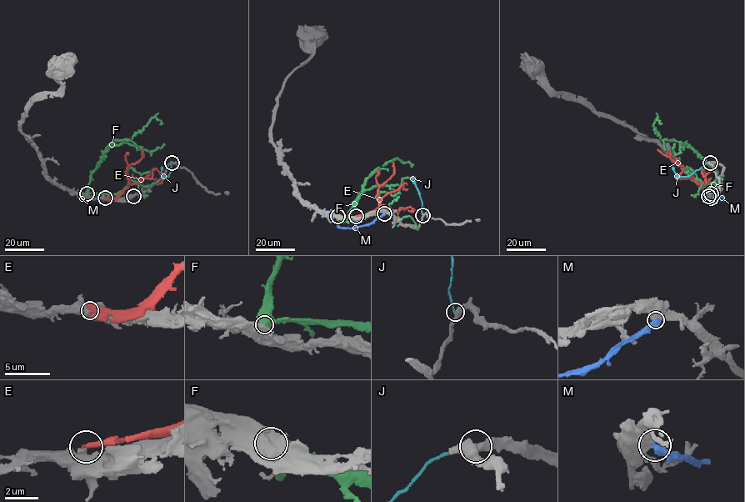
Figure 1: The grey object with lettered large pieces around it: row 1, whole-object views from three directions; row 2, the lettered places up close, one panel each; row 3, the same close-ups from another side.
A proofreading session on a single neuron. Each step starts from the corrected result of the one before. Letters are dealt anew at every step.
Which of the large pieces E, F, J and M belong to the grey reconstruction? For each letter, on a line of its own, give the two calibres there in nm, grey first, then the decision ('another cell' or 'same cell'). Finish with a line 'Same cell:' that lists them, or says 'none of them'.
E: 700/460 nm | another cell
F: 800/800 nm | another cell
J: 440/200 nm | another cell
M: 750/550 nm | another cell
Same cell: none of them

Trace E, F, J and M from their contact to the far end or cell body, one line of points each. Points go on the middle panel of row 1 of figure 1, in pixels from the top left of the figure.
E: (356, 216), (366, 214), (379, 206), (377, 190), (393, 173), (393, 163)
F: (337, 215), (344, 221), (366, 179), (387, 162), (397, 158), (402, 163), (409, 162), (411, 166)
J: (422, 215), (422, 201), (412, 178)
M: (384, 213), (363, 225), (340, 228), (329, 215), (332, 209)

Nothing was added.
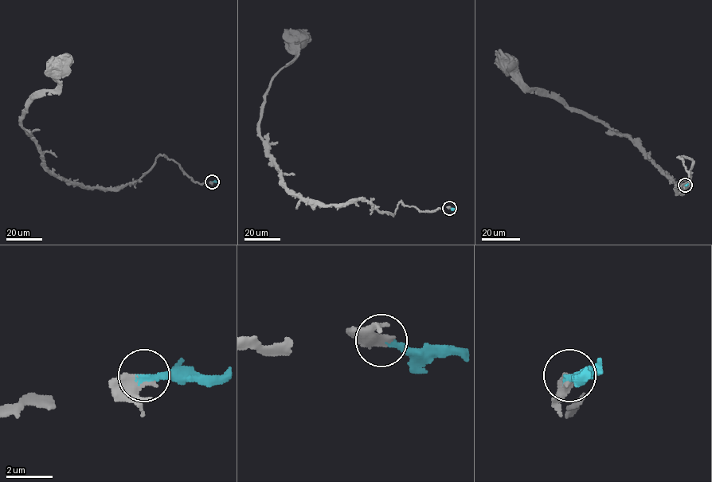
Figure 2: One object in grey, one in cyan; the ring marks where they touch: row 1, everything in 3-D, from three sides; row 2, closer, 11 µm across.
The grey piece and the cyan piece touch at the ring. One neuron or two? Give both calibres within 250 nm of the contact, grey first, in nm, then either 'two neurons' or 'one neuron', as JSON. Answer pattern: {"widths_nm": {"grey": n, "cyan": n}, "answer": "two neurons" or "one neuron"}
{"widths_nm": {"grey": 550, "cyan": 360}, "answer": "one neuron"}

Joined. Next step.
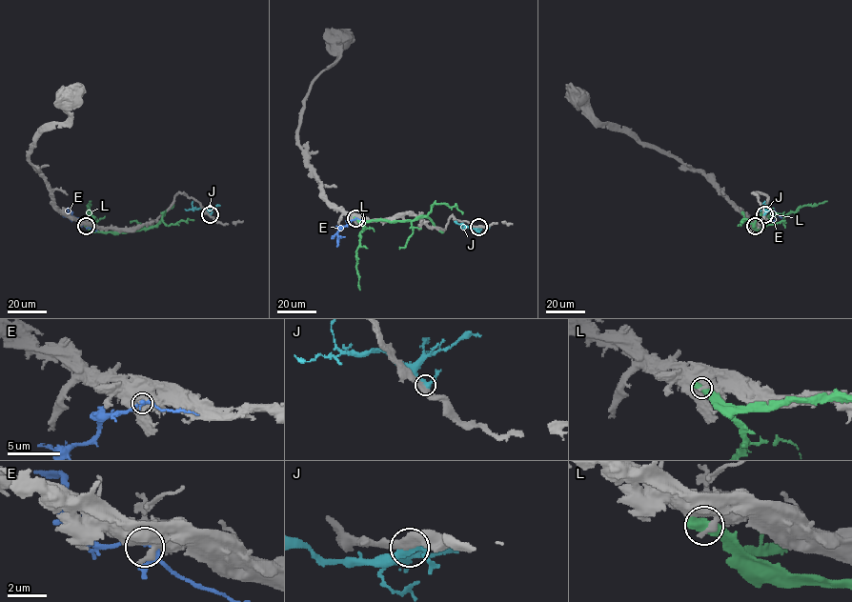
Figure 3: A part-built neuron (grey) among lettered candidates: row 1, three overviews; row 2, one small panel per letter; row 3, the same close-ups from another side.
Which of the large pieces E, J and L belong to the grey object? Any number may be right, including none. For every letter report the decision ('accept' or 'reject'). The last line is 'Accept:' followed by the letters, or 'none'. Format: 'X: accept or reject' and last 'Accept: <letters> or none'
E: reject
J: reject
L: reject
Accept: none

